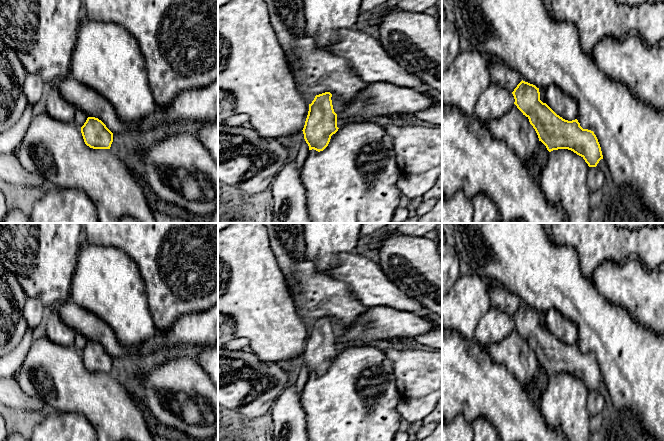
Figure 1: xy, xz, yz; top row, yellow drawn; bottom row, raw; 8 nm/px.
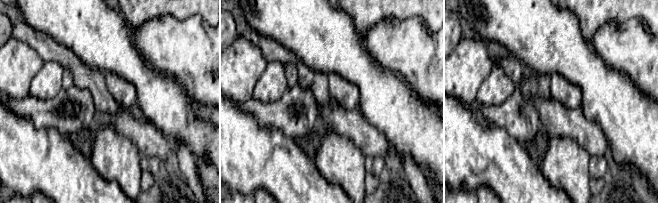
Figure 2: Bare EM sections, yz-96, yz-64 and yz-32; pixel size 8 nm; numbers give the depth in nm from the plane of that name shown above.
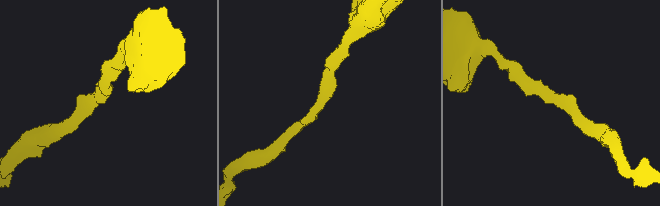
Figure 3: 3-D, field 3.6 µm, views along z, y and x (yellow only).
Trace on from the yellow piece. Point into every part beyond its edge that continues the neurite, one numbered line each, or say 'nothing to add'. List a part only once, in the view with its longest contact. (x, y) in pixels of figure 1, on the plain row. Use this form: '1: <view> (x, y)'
nothing to add

